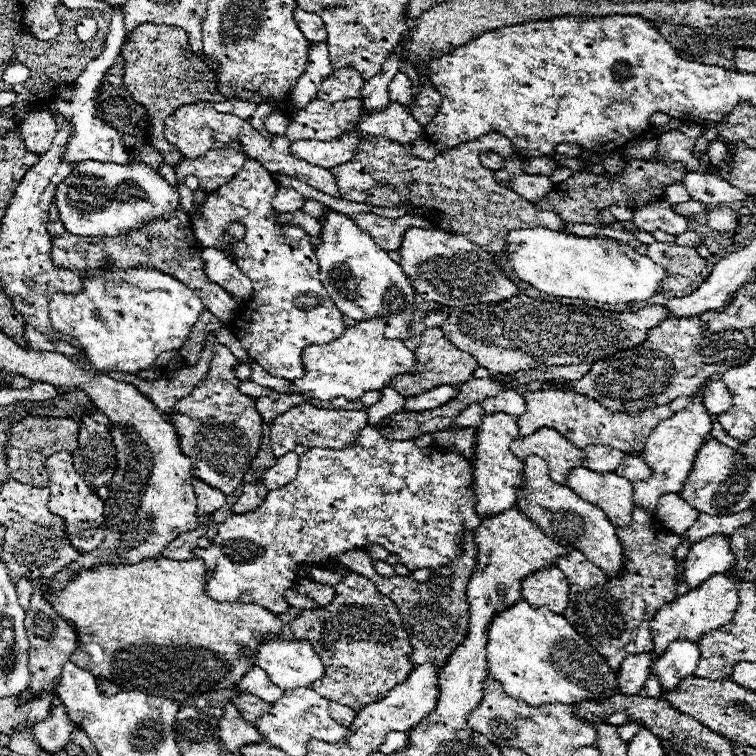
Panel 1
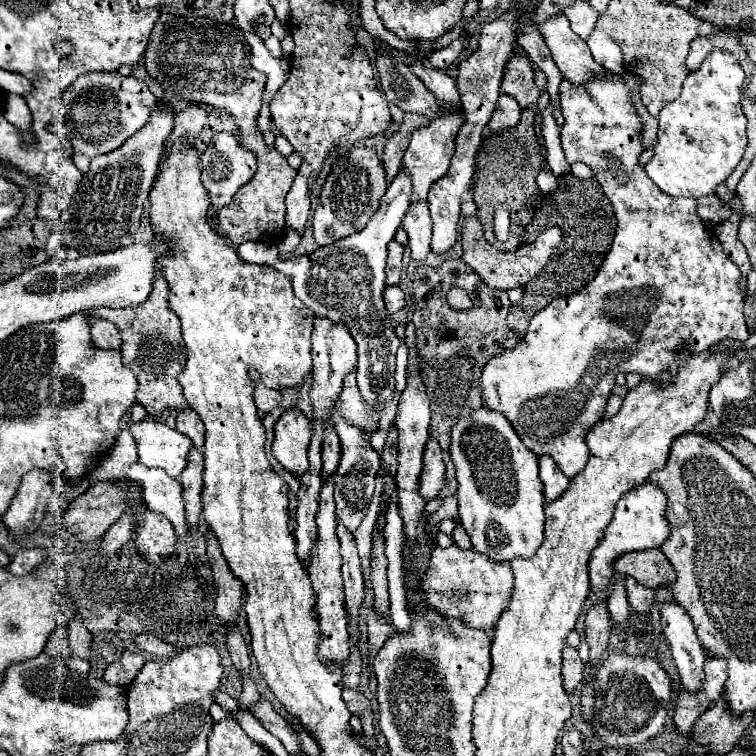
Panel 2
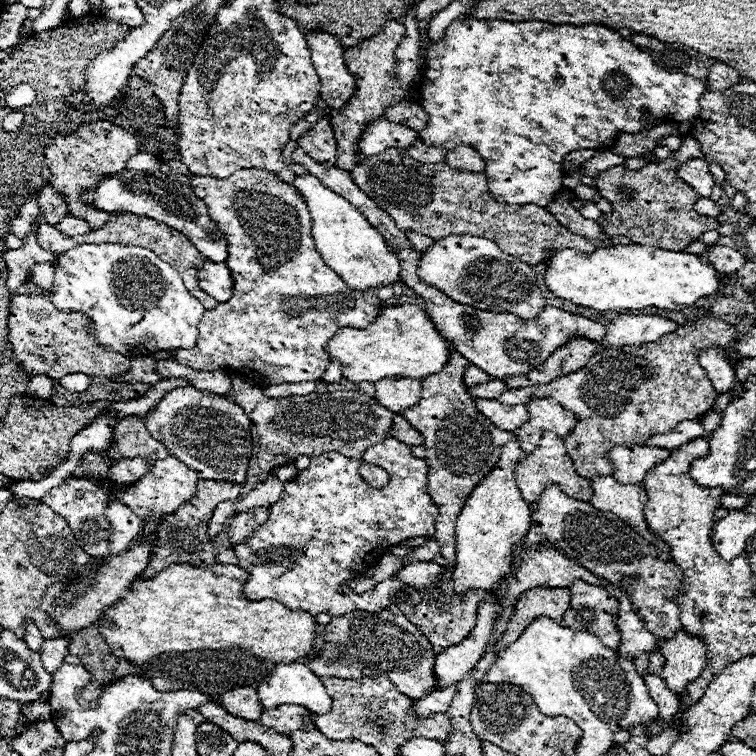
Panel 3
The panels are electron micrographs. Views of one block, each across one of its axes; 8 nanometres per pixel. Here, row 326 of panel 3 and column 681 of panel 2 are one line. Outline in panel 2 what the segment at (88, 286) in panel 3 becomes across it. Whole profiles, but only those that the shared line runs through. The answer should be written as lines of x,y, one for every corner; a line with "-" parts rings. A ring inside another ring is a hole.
714,50
702,64
698,72
690,72
680,98
666,104
660,110
658,144
654,148
652,160
644,166
650,180
672,198
700,198
708,196
722,184
736,164
742,160
746,150
746,116
740,106
740,88
744,82
744,70
730,52

